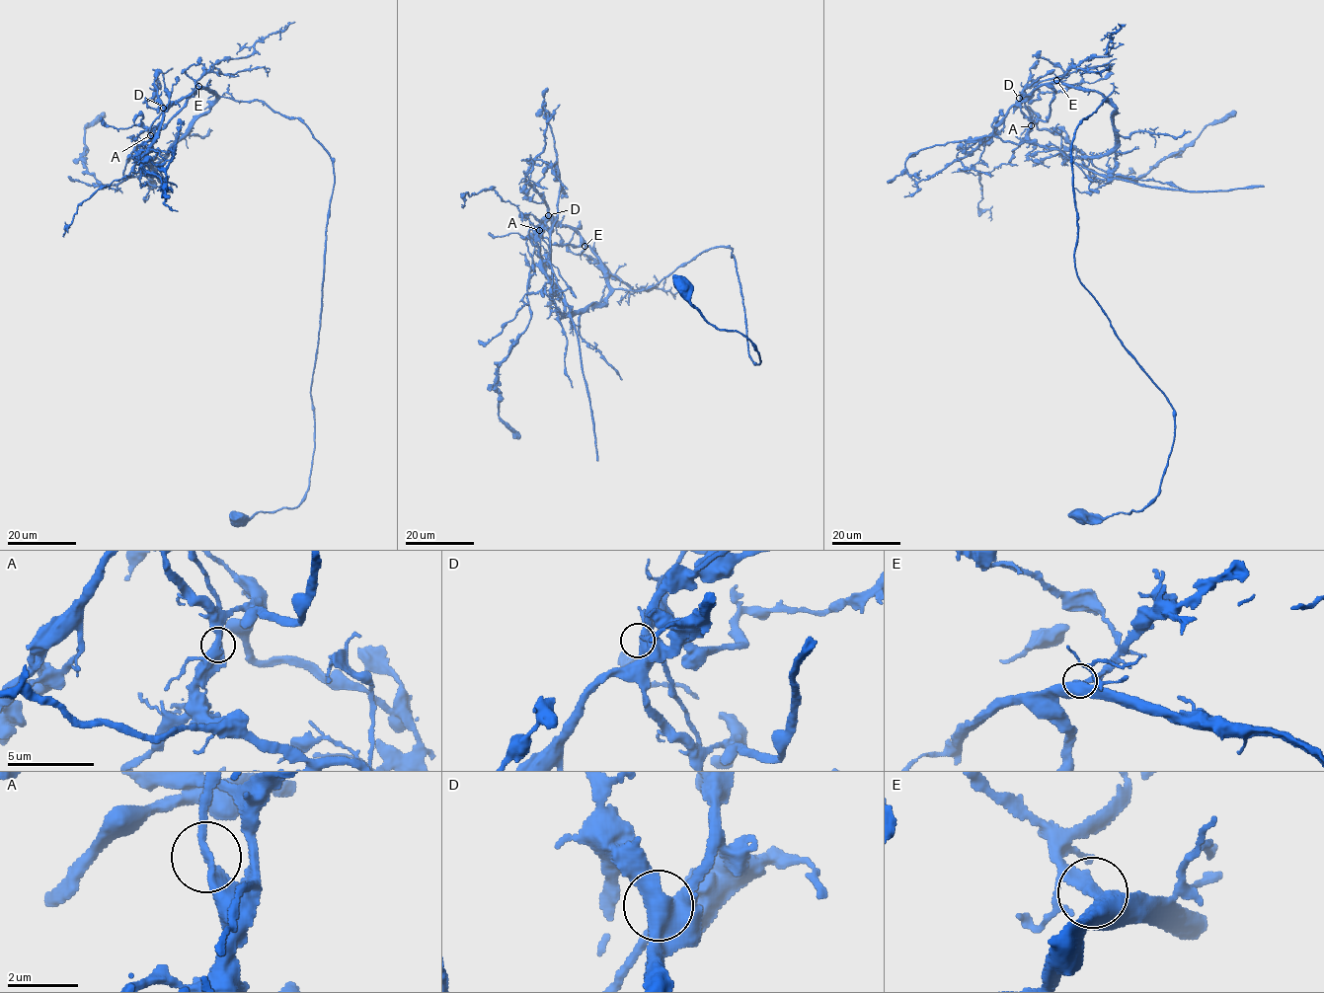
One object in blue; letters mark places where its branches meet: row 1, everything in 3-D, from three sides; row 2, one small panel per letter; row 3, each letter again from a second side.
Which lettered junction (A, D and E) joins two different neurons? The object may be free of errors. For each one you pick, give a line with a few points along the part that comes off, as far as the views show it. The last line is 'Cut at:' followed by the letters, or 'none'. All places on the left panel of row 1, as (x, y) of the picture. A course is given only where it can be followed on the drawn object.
A: (150, 135), (156, 152), (152, 166), (168, 191), (171, 183)
Cut at: A

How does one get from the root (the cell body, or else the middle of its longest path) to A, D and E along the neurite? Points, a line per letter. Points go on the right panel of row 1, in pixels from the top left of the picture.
A: (1081, 519), (1157, 496), (1174, 410), (1075, 268), (1070, 144), (1108, 100), (1045, 83), (1025, 100), (1031, 125)
D: (1081, 519), (1139, 510), (1157, 496), (1174, 410), (1075, 268), (1070, 144), (1108, 100), (1045, 83), (1019, 98)
E: (1081, 519), (1139, 510), (1157, 496), (1174, 410), (1078, 276), (1070, 144), (1108, 100), (1056, 80)

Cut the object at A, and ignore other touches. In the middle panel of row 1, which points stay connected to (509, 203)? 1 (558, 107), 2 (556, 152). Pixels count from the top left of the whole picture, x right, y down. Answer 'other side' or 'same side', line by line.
1: same side
2: other side

